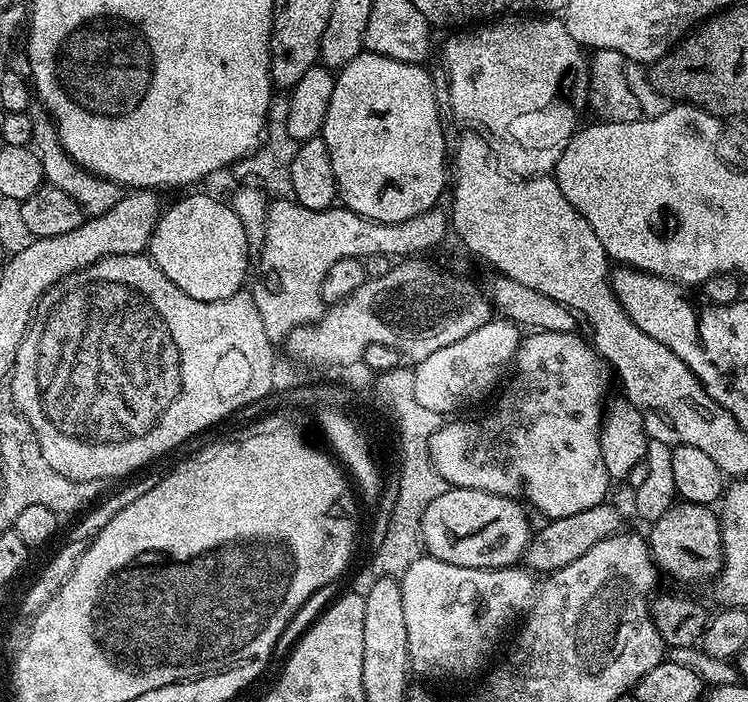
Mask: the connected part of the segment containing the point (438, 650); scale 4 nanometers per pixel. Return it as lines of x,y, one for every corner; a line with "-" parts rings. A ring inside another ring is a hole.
421,554
404,571
403,576
399,577
399,581
402,590
402,614
406,617
406,642
411,671
415,675
417,672
420,676
429,676
432,680
460,680
467,672
474,671
476,664
482,663
495,650
504,631
527,613
538,591
537,577
527,567
450,566
450,562
442,562
427,554

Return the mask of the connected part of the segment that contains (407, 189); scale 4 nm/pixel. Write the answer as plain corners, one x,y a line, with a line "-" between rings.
365,50
354,58
354,62
339,69
335,78
334,94
330,98
330,110
326,110
322,135
326,150
330,150
330,166
334,166
339,203
354,214
387,224
406,222
437,207
450,180
450,152
444,149
446,126
440,121
438,106
434,102
429,69

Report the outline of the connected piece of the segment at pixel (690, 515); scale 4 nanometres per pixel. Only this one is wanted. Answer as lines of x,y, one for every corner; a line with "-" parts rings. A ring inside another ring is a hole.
680,500
662,514
662,518
651,521
649,532
646,532
648,549
652,551
657,569
668,576
673,576
680,584
700,584
703,580
711,581
719,576
720,567
724,564
724,543
720,533
720,517
707,504
695,504
689,500

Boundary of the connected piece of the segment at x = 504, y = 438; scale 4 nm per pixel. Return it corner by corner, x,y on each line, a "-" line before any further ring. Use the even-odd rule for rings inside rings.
533,331
531,334
525,335
520,341
520,348
516,352
516,359
514,361
514,369
516,368
516,373
512,376
512,381
508,384
508,389
500,396
500,408
496,408
493,412
488,412
485,416
480,416
477,420
456,420
460,418
452,418
449,422
441,423
440,429
434,433
430,438
428,445
430,446
432,465
438,470
438,474
442,479
444,479
445,485
454,488
473,488
474,490
486,490
490,494
498,494
499,496
511,496
521,502
527,502
533,504
538,511
544,515
544,518
548,520
557,520
558,518
570,518
570,514
578,514
582,510
590,510
590,506
598,506
599,504
605,503
606,497
604,496
608,492
608,487
610,487
610,481
608,475
606,474
606,462
602,462
602,446
600,445
600,425
606,415
606,400
604,404
604,387
608,384
608,376
610,380
610,369
607,364
604,363
604,359
599,356
595,348
592,347
591,343
583,335
577,334
576,332
537,332

